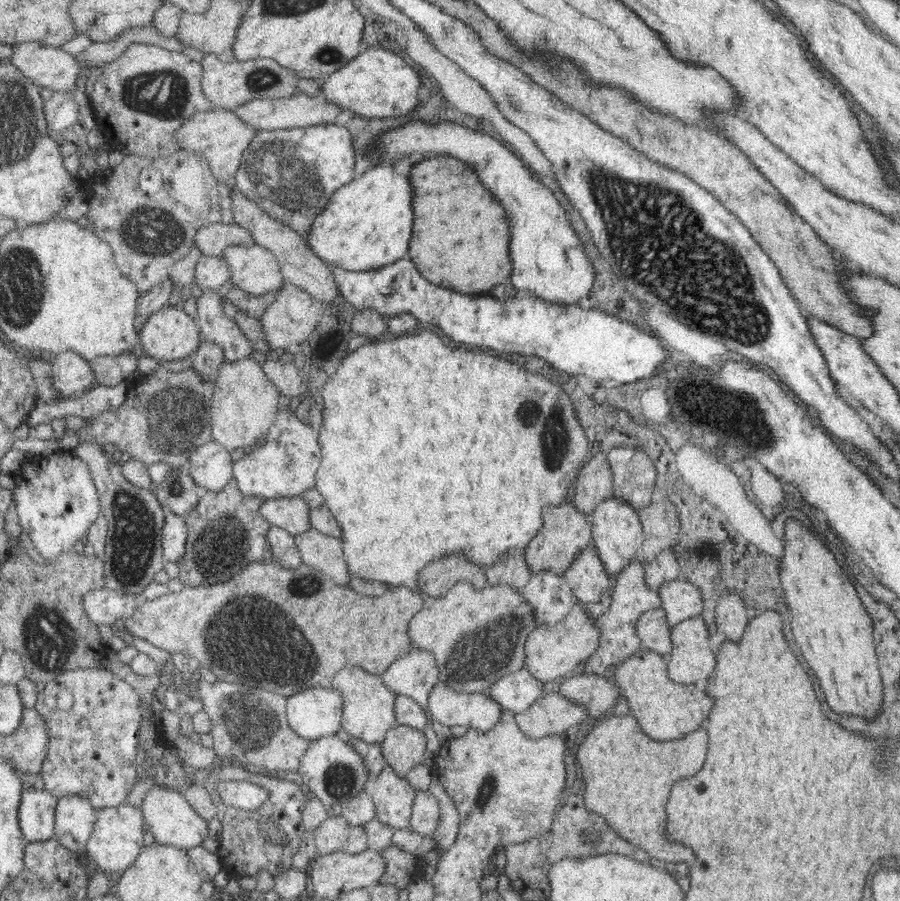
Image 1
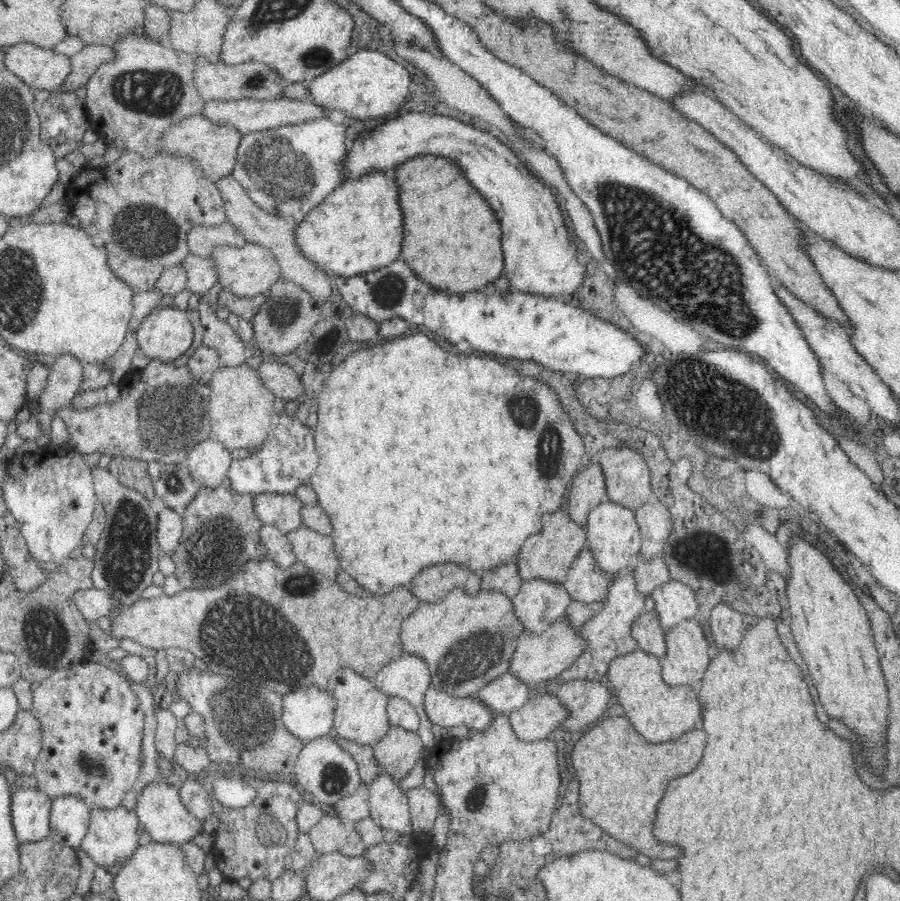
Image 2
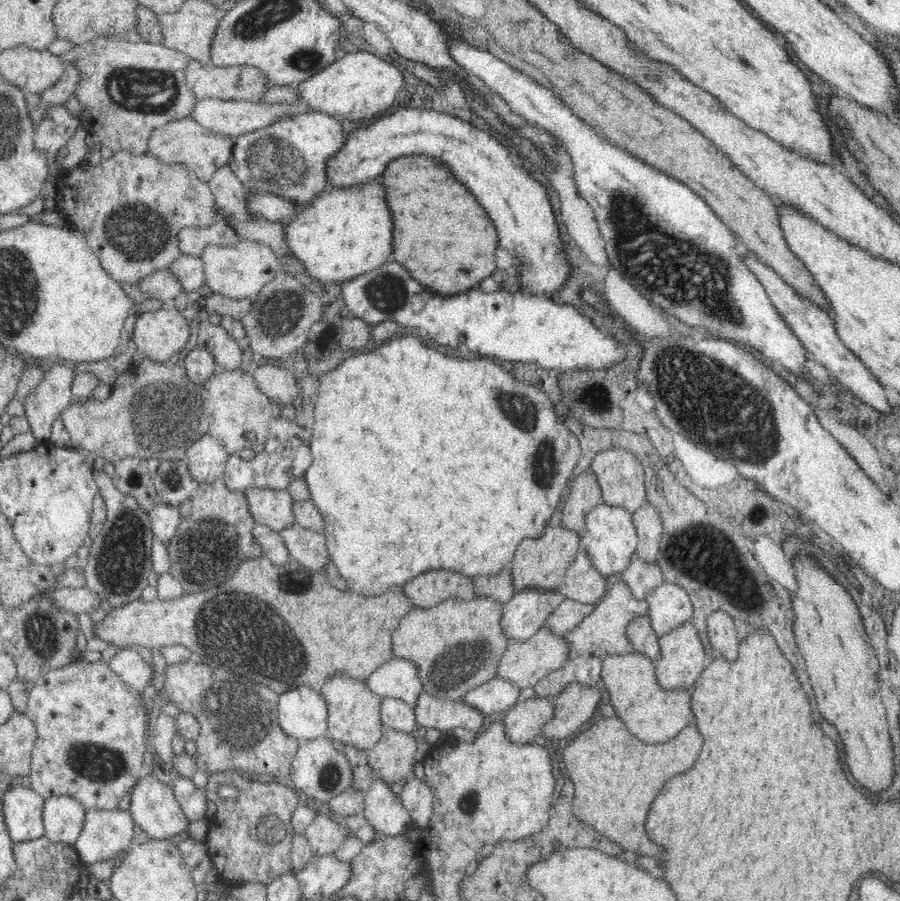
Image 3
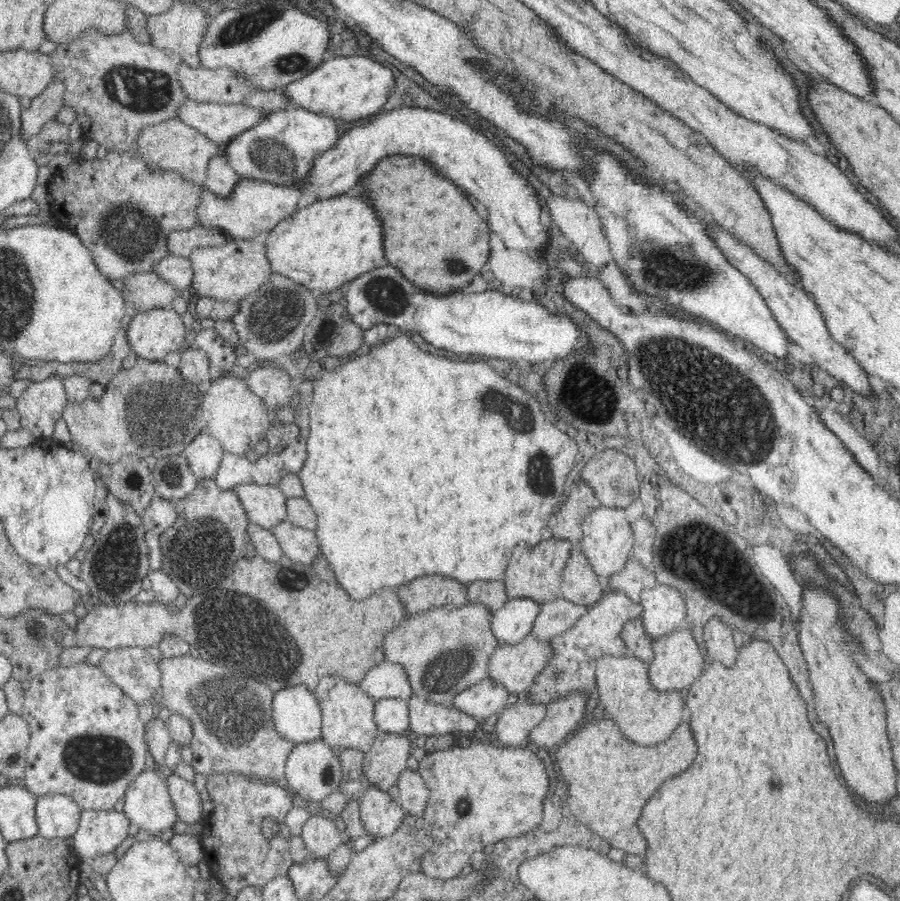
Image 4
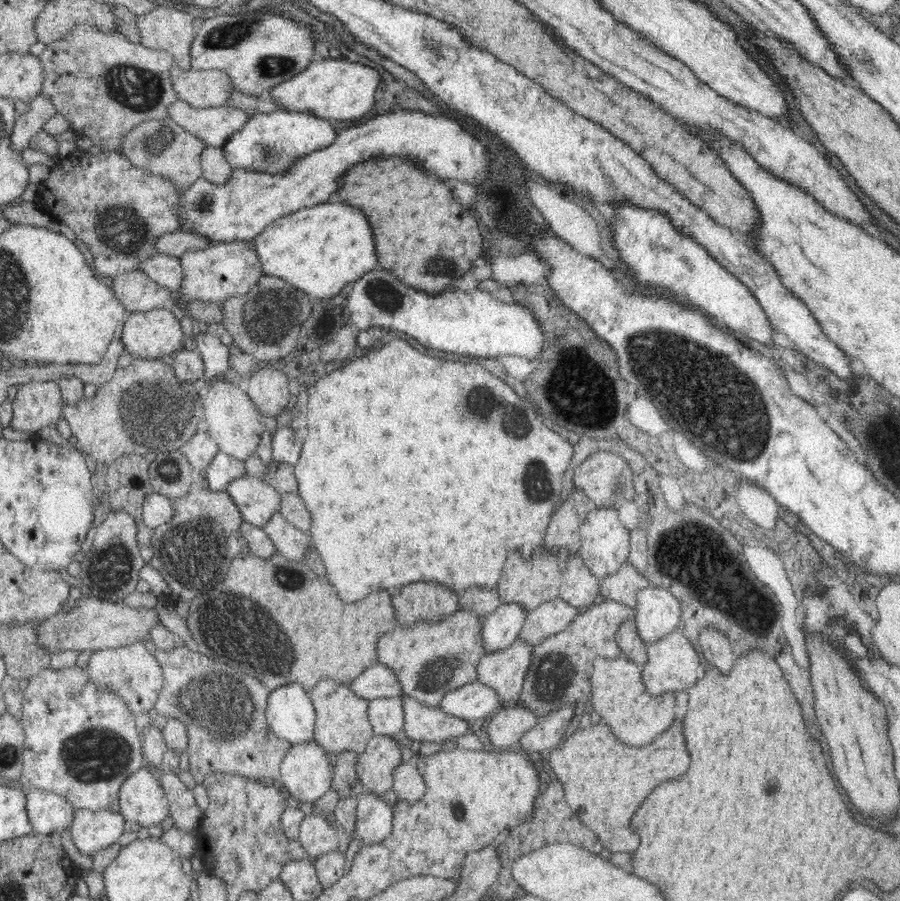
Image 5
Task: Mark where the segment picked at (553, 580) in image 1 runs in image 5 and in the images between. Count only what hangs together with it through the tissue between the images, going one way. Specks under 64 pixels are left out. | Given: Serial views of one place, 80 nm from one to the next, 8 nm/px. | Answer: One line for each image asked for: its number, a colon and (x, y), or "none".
2: (539, 603)
3: (524, 614)
4: (513, 620)
5: (500, 629)

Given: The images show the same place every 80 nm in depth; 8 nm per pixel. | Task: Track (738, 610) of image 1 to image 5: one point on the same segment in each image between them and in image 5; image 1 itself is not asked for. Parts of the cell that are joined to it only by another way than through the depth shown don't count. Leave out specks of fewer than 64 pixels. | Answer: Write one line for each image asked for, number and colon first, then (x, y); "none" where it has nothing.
2: (725, 621)
3: (722, 635)
4: (719, 641)
5: (717, 648)

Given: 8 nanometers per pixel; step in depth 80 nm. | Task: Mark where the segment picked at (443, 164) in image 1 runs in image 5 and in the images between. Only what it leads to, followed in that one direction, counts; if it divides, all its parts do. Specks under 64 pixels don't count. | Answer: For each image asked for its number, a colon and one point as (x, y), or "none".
2: (452, 238)
3: (442, 236)
4: (432, 234)
5: (419, 226)

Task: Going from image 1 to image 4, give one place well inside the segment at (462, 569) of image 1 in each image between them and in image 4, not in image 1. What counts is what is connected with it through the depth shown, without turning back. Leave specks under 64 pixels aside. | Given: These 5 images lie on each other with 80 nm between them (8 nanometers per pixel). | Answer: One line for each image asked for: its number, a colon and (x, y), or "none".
2: (432, 584)
3: (432, 587)
4: (427, 592)

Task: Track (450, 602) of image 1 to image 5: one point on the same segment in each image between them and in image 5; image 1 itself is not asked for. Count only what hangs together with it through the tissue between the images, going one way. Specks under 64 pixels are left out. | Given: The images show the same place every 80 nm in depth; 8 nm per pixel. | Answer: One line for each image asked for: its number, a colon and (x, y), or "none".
2: (467, 640)
3: (456, 645)
4: (445, 650)
5: (430, 658)

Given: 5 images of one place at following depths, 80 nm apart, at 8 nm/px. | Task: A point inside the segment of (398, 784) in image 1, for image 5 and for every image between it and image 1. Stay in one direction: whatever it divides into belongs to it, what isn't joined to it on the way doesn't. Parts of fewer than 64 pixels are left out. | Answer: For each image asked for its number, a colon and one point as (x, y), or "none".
2: (388, 803)
3: (385, 812)
4: (381, 816)
5: (375, 817)

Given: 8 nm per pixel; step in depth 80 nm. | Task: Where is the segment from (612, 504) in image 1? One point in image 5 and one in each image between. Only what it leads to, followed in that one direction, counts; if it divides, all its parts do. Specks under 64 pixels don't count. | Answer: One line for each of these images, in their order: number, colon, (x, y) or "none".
2: (612, 533)
3: (610, 539)
4: (607, 541)
5: (604, 546)

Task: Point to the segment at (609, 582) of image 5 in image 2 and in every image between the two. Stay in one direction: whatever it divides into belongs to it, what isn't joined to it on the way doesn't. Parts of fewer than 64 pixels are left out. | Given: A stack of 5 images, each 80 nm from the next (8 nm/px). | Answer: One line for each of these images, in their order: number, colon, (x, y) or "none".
2: (649, 574)
3: (641, 576)
4: (634, 578)

